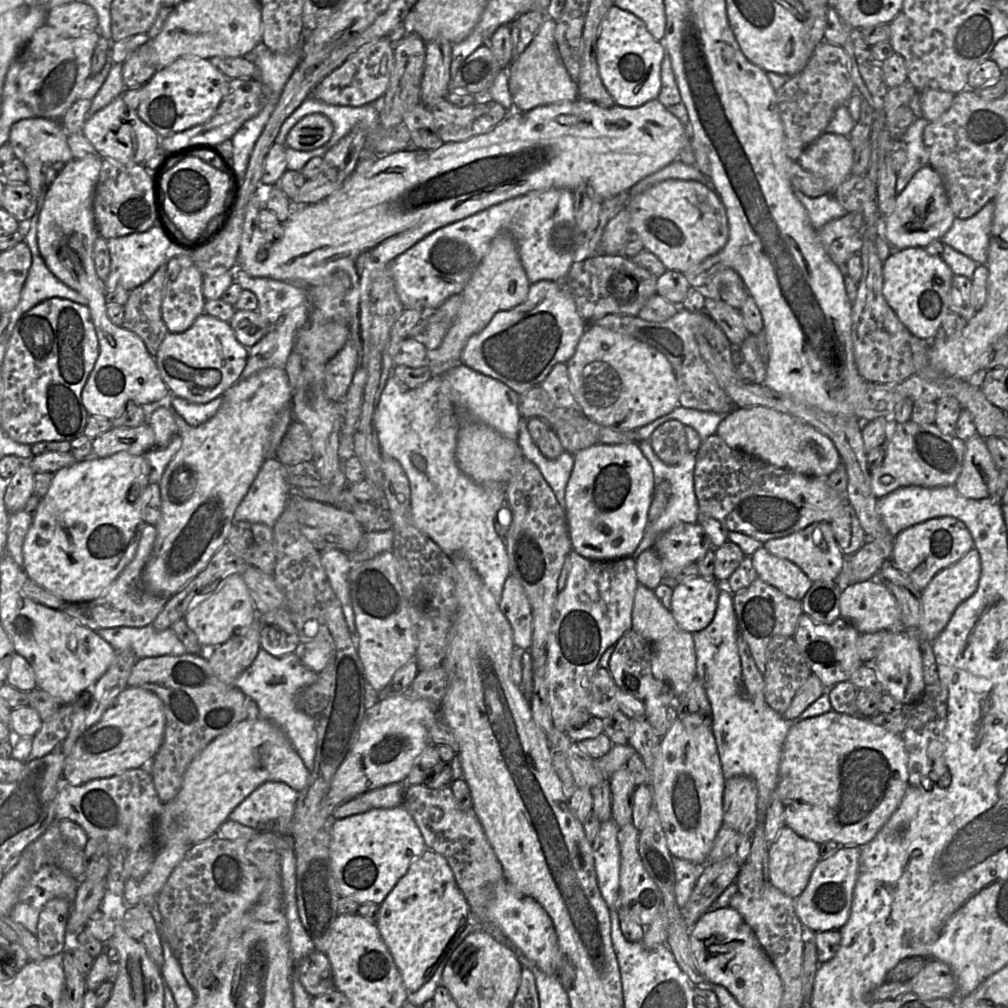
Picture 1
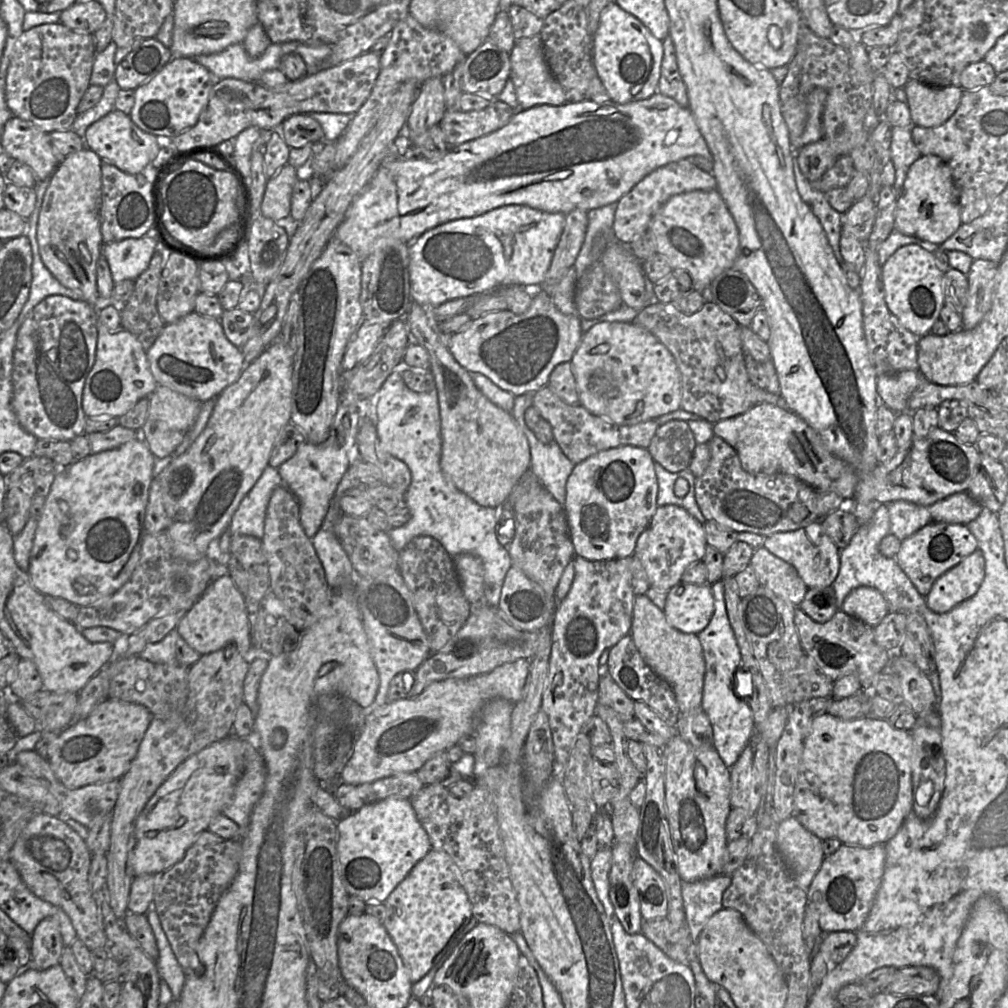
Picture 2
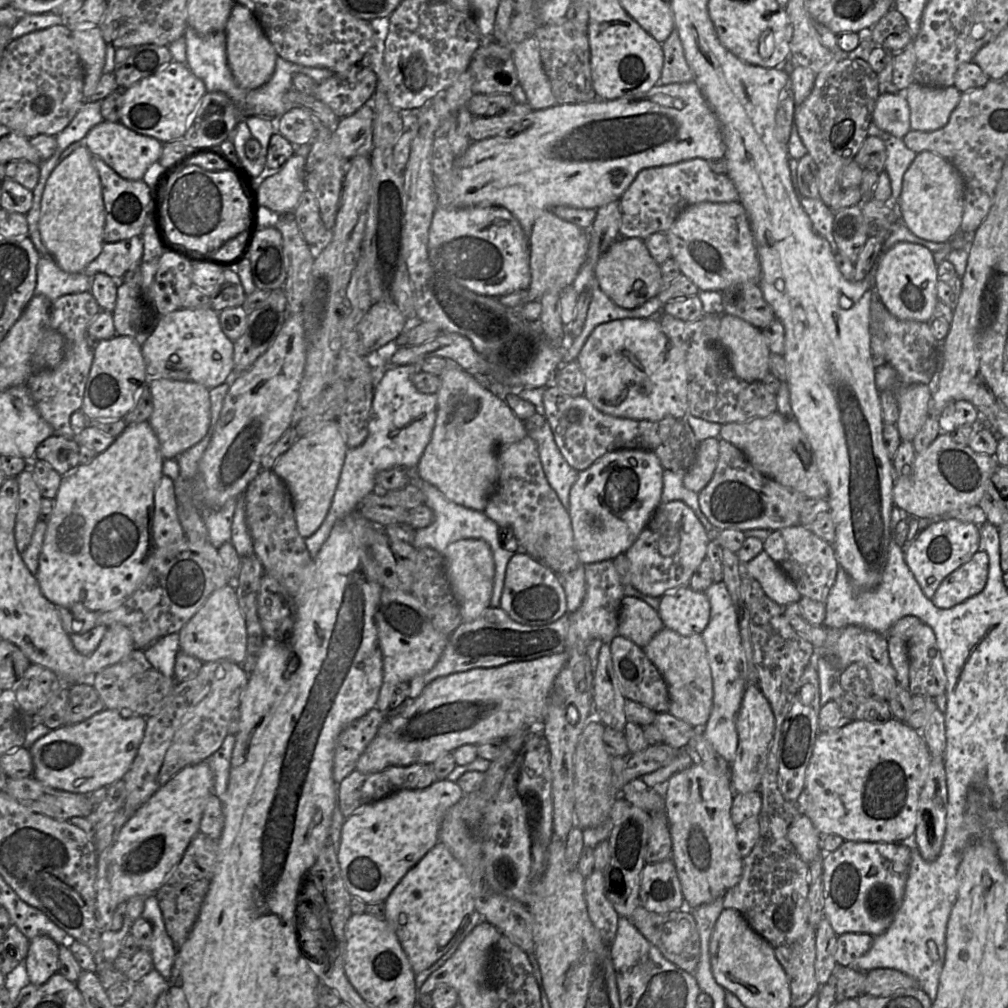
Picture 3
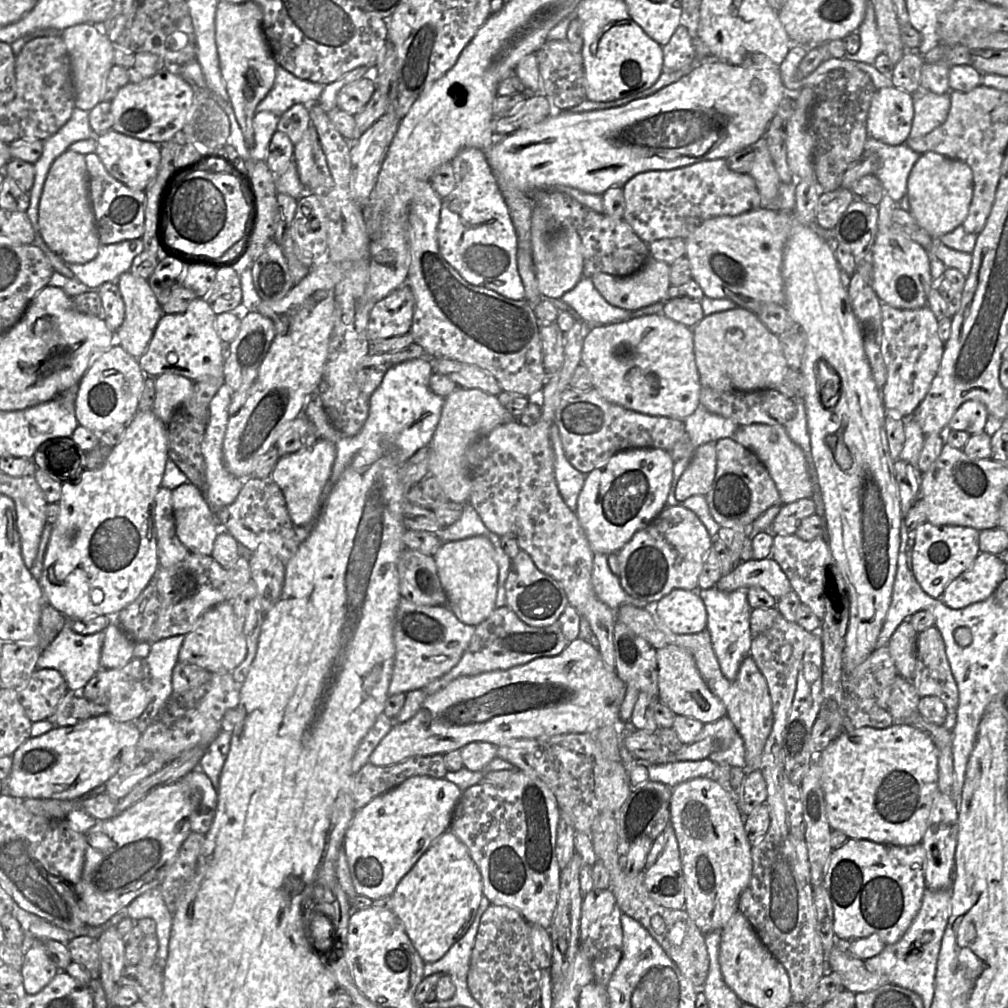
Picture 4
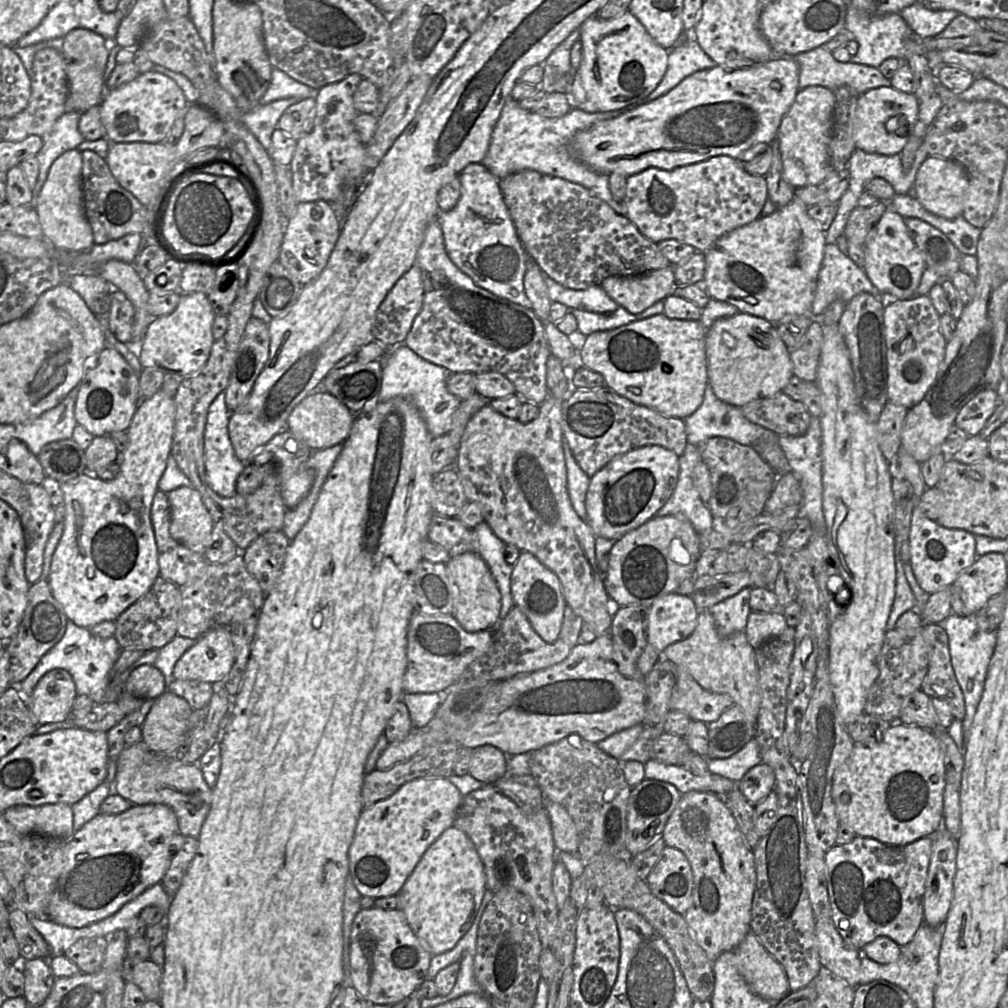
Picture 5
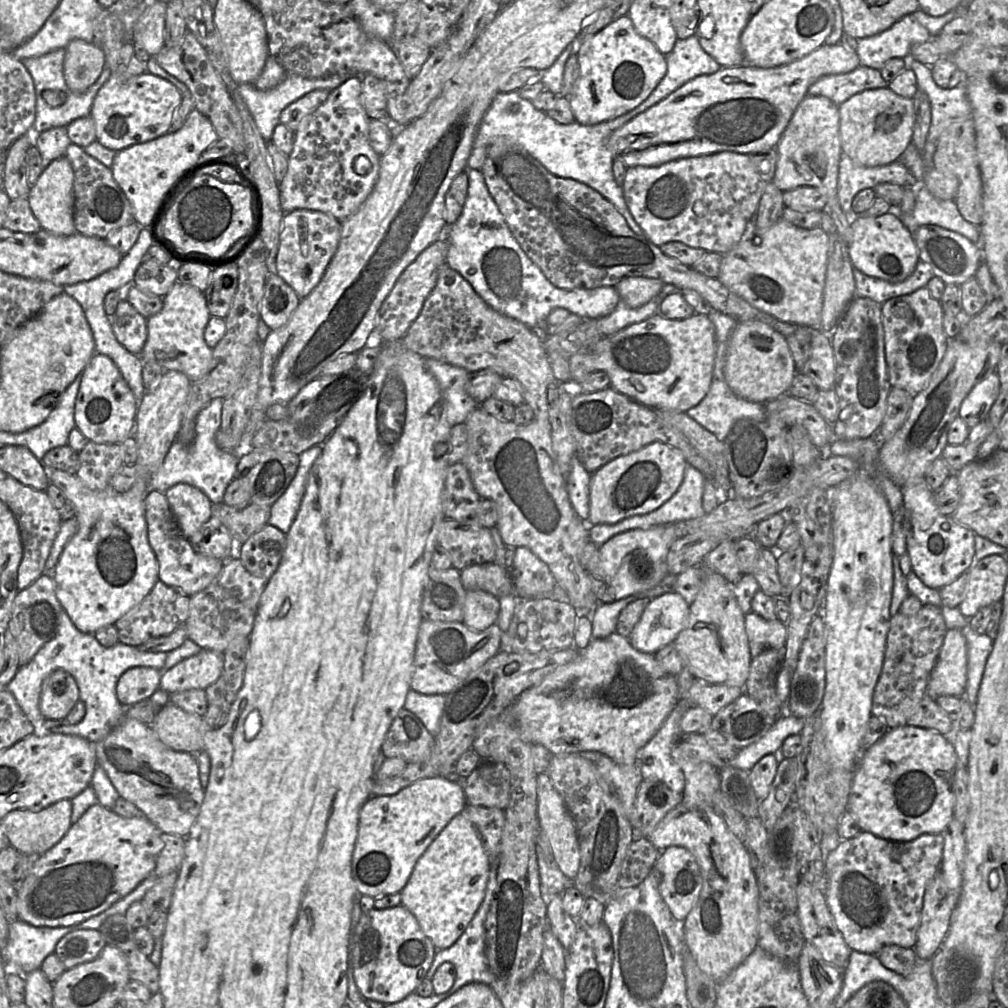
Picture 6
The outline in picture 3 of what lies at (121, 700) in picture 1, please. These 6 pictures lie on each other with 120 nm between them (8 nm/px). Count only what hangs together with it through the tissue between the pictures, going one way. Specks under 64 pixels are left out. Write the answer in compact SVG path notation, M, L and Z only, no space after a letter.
M104 708L90 718L50 730L29 749L33 760L33 777L54 789L71 793L91 793L123 779L145 734L146 718L123 716Z

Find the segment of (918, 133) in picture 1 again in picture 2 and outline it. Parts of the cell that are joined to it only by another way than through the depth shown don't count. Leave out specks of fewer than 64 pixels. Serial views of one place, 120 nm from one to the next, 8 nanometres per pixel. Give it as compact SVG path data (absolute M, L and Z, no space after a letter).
M892 127L889 156L895 168L895 181L892 187L896 199L901 194L903 183L910 166L921 155L913 142L910 128Z

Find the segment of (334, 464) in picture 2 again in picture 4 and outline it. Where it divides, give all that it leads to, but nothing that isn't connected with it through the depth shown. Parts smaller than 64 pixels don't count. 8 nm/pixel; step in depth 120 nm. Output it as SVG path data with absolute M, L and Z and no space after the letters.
M319 439L310 448L281 456L271 473L283 492L289 516L295 526L304 526L316 520L321 509L321 495L330 479L336 458L336 443Z

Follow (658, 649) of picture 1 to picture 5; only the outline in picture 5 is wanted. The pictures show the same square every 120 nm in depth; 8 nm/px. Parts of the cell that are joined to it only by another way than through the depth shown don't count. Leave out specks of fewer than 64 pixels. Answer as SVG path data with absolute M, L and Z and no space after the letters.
M675 667L676 684L670 699L671 710L686 713L691 720L710 724L733 704L728 694L703 689L684 668Z

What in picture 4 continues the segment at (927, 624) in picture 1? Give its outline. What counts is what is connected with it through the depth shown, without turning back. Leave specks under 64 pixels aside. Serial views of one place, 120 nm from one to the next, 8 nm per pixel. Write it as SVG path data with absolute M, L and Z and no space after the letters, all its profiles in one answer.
M980 552L970 568L946 586L940 599L952 609L962 609L984 601L1006 577L1005 568L1001 556Z

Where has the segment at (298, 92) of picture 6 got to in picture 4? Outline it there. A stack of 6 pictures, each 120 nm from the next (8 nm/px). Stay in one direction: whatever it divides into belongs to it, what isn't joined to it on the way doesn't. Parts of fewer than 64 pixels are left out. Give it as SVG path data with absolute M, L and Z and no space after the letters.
M269 111L255 113L253 117L254 146L249 148L249 154L242 154L241 158L244 161L267 161L270 141L277 130L279 118Z

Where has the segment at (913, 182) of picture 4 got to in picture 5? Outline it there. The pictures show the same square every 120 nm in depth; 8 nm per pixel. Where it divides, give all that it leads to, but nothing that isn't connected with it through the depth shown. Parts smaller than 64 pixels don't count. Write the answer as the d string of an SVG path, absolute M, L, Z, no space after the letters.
M928 156L917 171L914 185L915 197L928 212L945 218L954 219L961 216L968 176L962 165L937 156Z

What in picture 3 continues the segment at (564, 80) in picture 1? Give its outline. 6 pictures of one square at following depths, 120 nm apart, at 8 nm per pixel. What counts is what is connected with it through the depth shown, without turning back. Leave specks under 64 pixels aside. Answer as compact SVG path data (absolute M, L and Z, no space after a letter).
M529 36L513 46L512 57L519 85L524 89L530 107L539 110L556 105L550 81L543 69L536 37Z

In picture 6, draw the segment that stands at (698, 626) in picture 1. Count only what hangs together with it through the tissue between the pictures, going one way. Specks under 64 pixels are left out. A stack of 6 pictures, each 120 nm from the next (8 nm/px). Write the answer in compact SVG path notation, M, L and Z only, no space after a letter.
M665 593L652 598L645 607L628 641L643 653L655 654L662 647L673 643L685 628L689 605L677 593Z

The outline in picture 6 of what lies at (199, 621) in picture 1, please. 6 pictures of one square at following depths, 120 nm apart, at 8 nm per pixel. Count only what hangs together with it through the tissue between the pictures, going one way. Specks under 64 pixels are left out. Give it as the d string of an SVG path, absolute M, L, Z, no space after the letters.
M202 649L162 673L159 689L167 693L205 690L223 674L223 653Z

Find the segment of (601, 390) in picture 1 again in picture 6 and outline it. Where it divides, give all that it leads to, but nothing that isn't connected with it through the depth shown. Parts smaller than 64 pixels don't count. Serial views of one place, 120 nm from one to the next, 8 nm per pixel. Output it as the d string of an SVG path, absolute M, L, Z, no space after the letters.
M656 313L613 335L604 336L591 351L570 357L569 363L571 380L576 384L594 371L605 371L610 378L610 387L621 394L655 410L686 413L707 395L712 383L715 355L716 332L708 315L695 313L687 319L666 319Z

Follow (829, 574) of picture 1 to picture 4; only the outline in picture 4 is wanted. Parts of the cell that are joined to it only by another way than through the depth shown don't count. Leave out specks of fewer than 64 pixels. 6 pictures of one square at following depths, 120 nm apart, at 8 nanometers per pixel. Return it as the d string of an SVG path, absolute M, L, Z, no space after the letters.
M794 534L773 535L771 558L774 559L787 576L792 590L798 595L800 602L806 604L812 612L822 620L825 615L825 597L829 600L829 591L825 588L825 569L832 561L830 548L823 538L804 541Z

